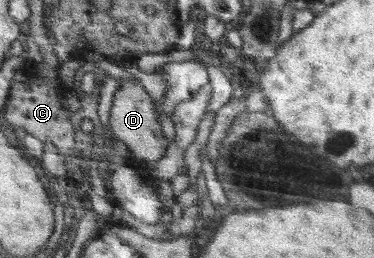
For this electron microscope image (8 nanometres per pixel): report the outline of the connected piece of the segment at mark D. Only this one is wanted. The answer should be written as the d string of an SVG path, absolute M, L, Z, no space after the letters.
M120 81L118 91L116 91L113 97L109 121L112 135L123 141L132 155L148 171L152 171L155 168L155 163L164 157L169 142L162 134L160 122L155 114L153 100L138 81Z

